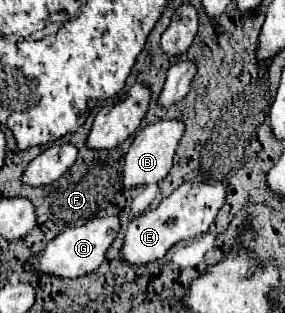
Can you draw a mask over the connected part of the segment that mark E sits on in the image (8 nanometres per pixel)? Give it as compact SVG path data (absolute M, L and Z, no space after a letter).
M197 182L181 184L171 196L161 200L161 204L155 210L135 216L129 222L125 242L119 252L121 262L131 266L155 262L161 260L171 246L205 234L213 224L219 208L223 206L225 196L227 196L227 188L223 184L197 184Z

